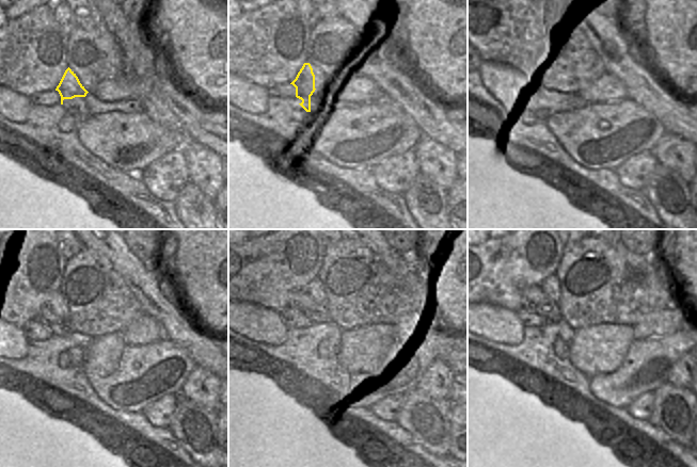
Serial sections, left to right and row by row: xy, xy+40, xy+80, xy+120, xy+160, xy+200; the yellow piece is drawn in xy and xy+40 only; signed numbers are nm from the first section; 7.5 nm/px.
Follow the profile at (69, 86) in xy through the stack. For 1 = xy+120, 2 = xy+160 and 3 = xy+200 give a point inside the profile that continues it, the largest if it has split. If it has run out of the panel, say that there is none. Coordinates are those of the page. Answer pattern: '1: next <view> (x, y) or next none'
1: next xy+120 (58, 310)
2: next xy+160 (301, 301)
3: next xy+200 (534, 299)

